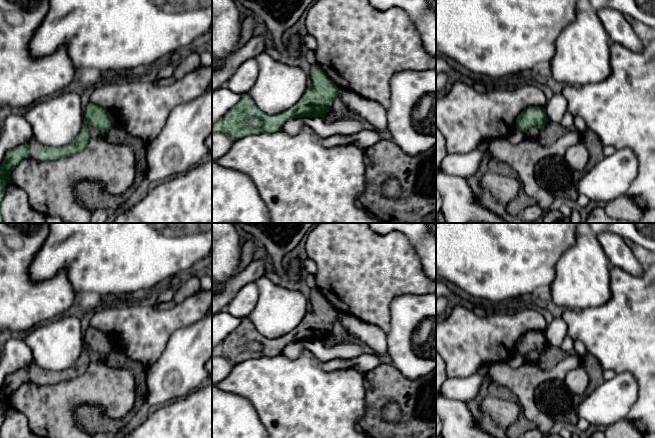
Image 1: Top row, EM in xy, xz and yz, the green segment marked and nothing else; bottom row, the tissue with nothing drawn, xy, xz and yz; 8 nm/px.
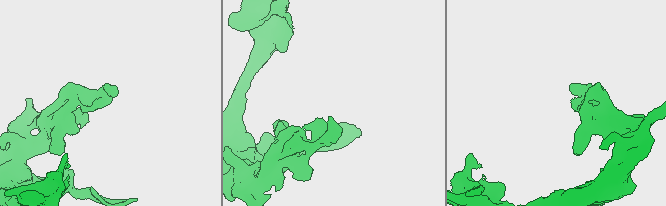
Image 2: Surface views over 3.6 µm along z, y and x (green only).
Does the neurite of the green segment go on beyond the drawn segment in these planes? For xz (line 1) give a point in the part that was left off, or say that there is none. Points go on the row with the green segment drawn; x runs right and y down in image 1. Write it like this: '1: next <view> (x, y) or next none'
1: next none

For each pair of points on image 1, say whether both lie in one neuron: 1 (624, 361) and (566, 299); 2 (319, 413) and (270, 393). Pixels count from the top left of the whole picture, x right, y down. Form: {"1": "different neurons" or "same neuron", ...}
{"1": "different neurons", "2": "same neuron"}

